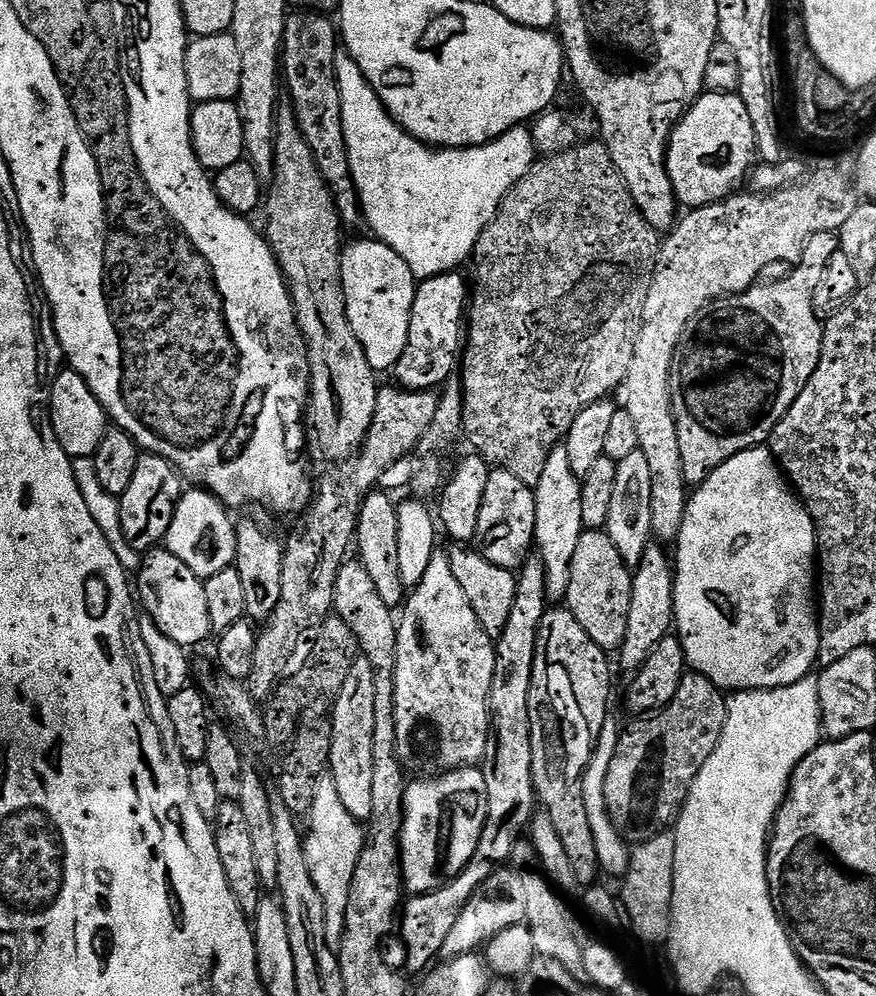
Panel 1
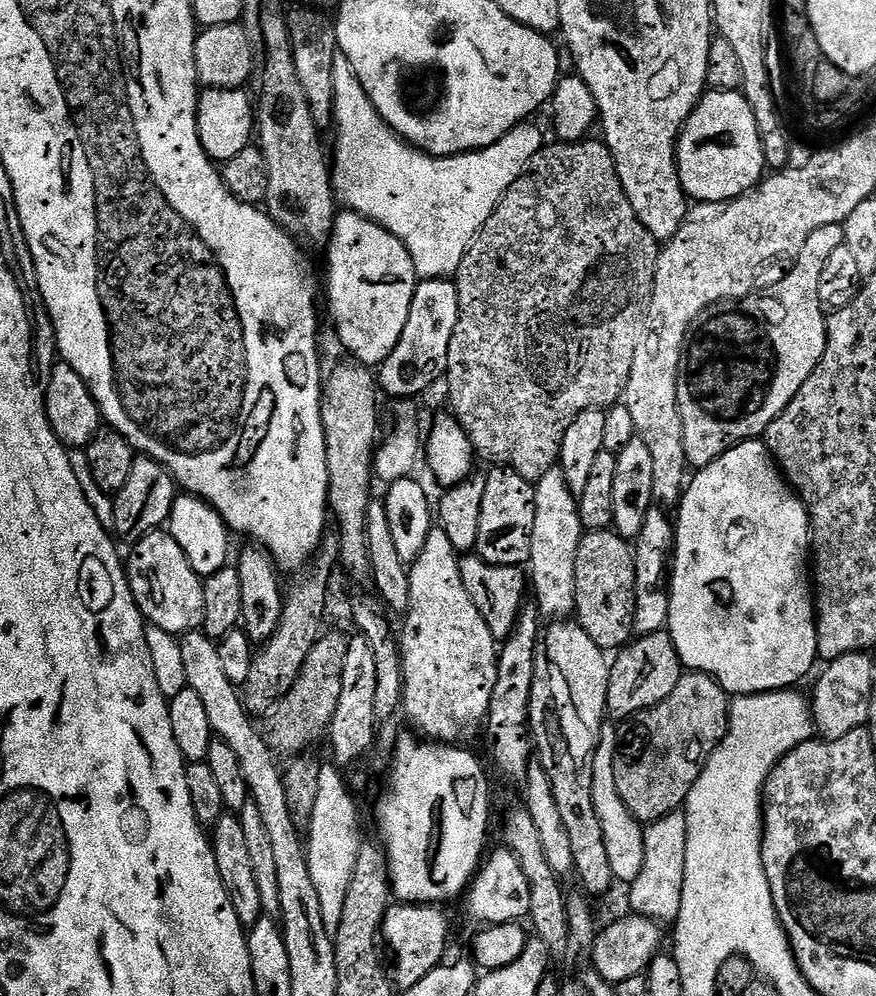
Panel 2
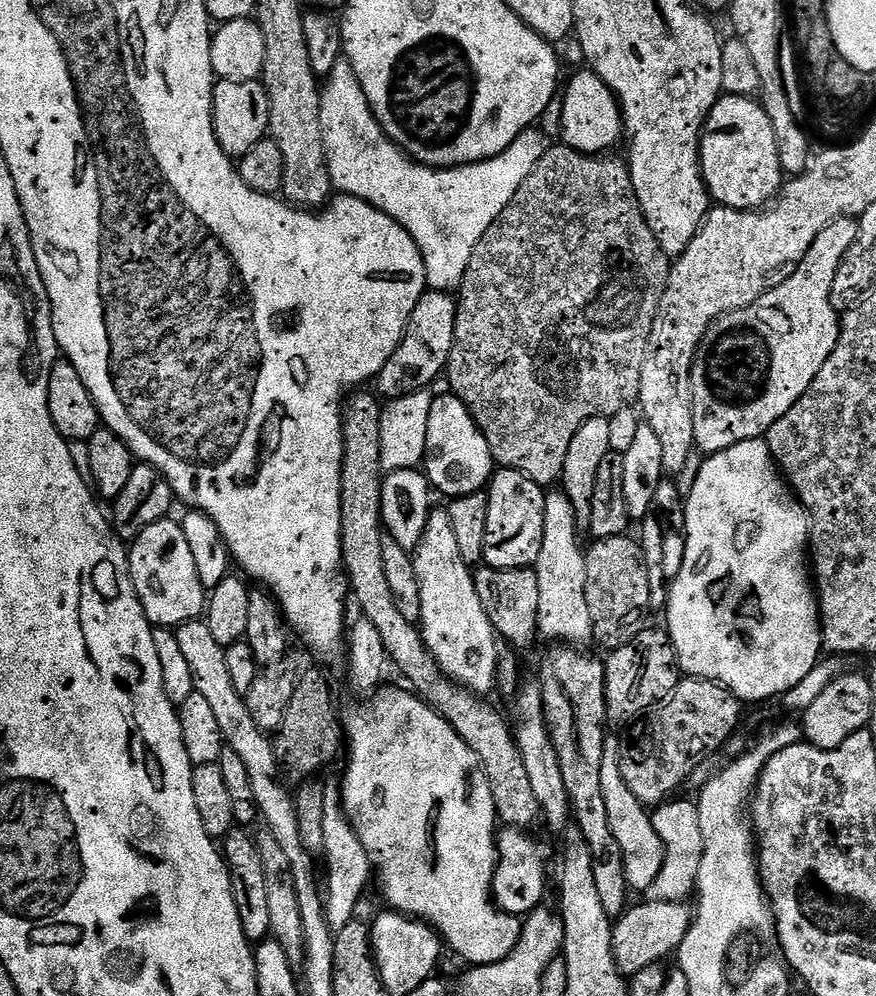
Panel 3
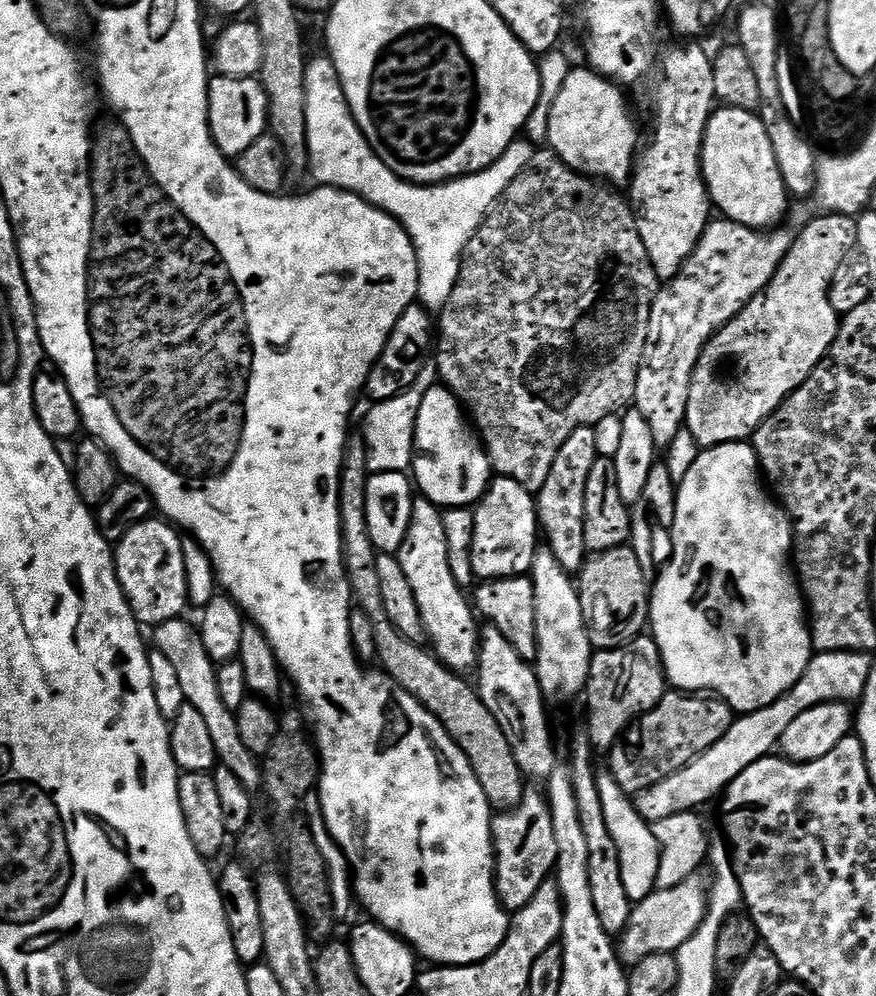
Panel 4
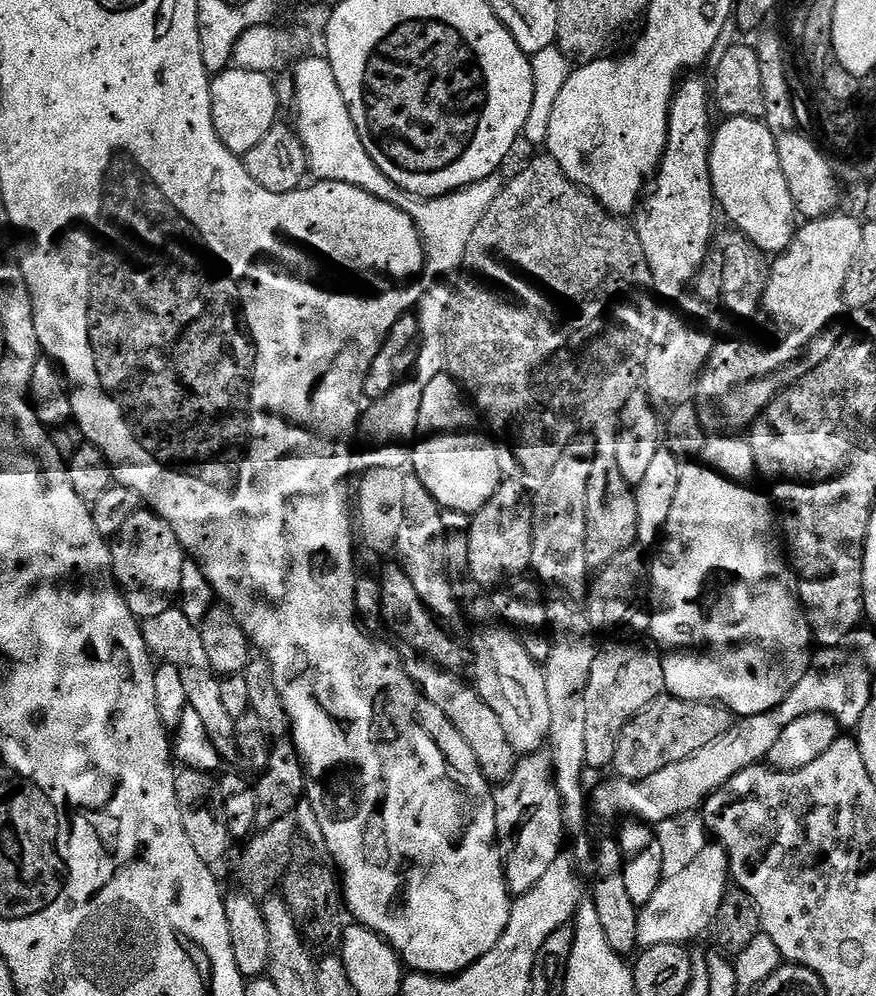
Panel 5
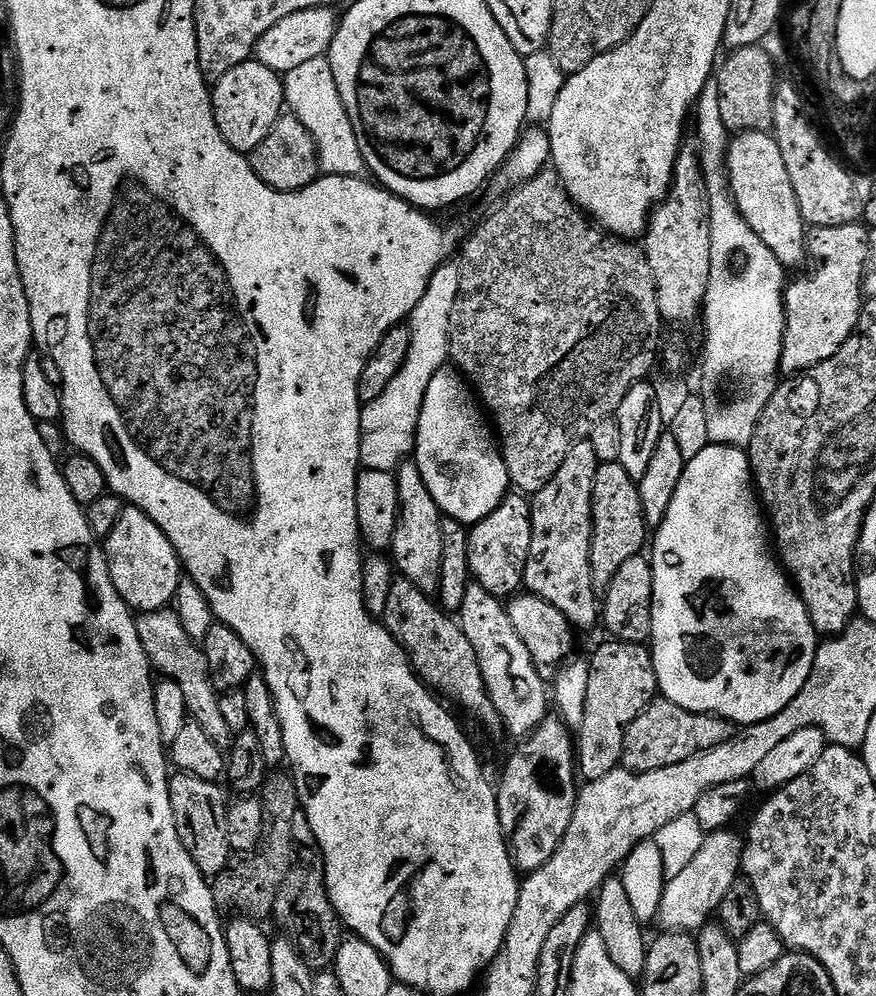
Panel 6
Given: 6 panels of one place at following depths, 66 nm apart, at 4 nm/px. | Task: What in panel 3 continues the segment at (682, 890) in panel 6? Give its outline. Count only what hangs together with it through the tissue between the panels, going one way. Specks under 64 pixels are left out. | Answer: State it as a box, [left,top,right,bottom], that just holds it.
[611,900,694,978]

